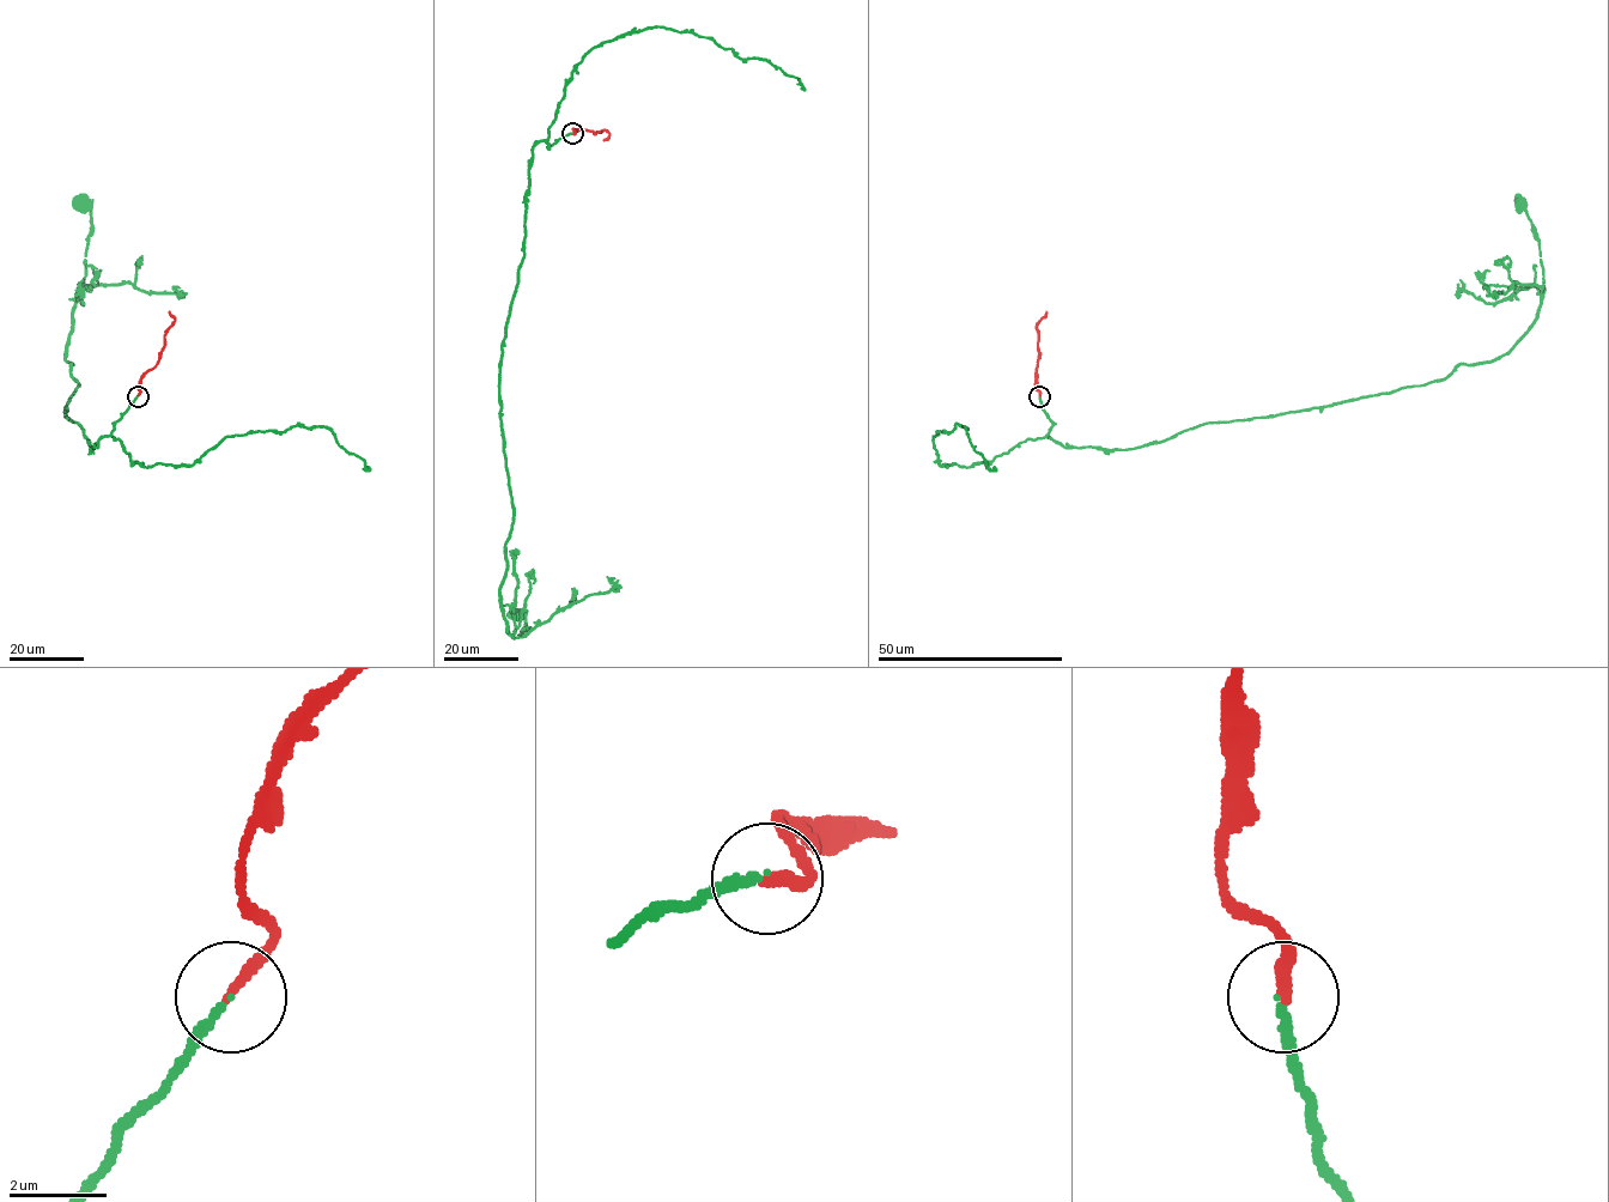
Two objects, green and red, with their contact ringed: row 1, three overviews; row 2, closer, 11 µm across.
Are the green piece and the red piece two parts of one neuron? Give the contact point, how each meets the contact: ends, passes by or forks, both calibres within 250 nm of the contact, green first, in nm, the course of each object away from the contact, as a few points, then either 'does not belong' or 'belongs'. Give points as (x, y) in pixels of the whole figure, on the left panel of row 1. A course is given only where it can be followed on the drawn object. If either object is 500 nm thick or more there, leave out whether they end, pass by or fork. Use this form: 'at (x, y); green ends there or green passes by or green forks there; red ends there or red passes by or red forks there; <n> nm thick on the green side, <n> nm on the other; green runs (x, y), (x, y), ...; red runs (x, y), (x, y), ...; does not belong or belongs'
at (138, 396); green ends there; red ends there; 150 nm thick on the green side, 240 nm on the other; green runs (137, 396), (91, 449), (84, 431), (65, 414), (78, 386), (66, 345), (86, 275), (91, 230), (84, 202); red runs (137, 396), (139, 381), (156, 365), (165, 332), (174, 319), (169, 311); belongs

